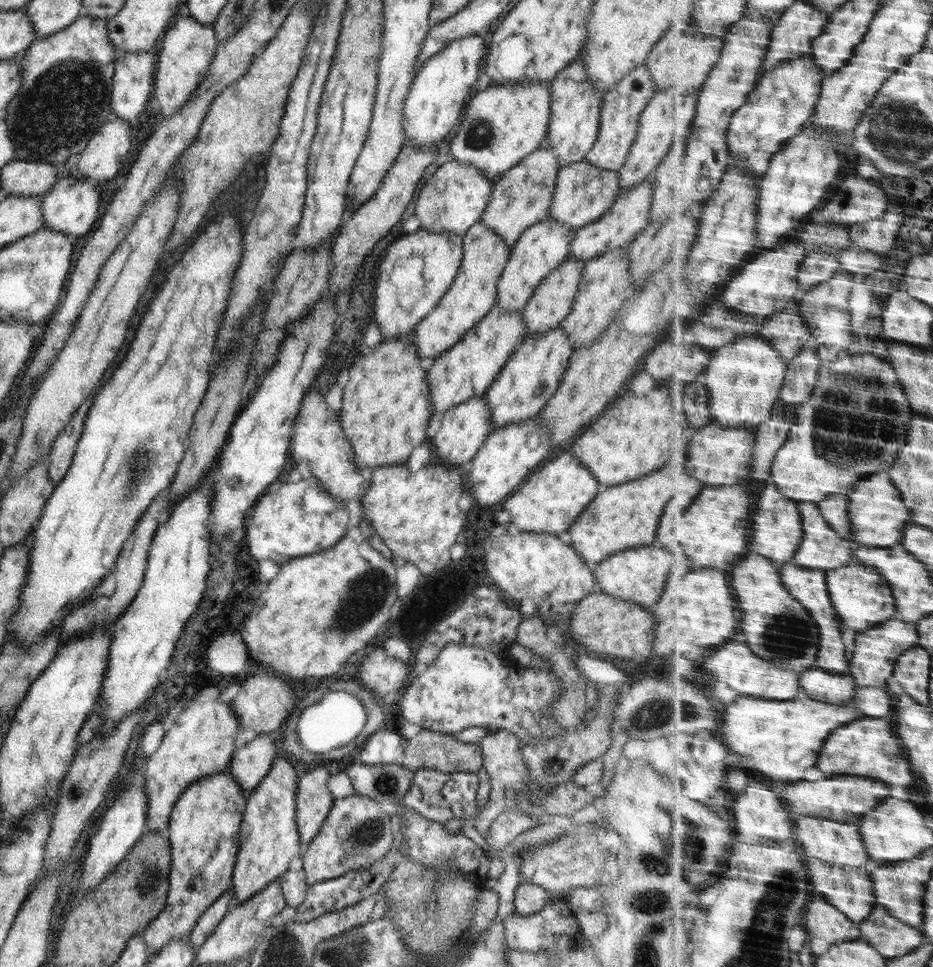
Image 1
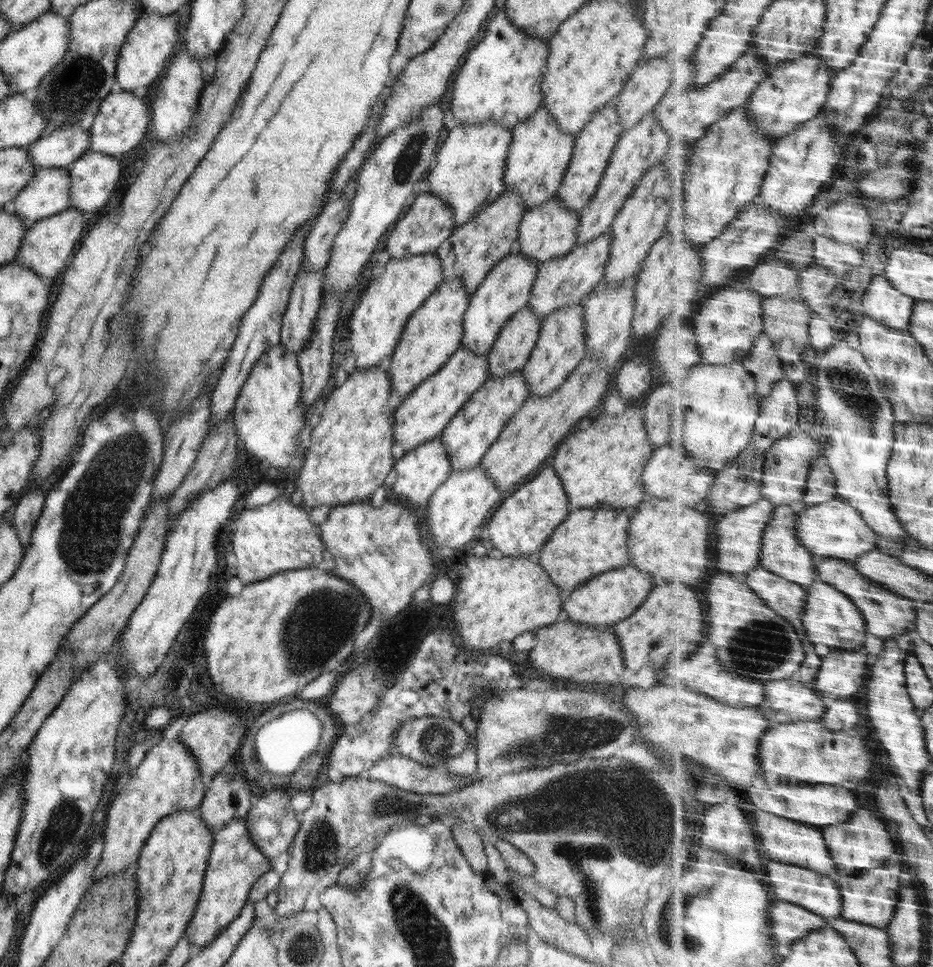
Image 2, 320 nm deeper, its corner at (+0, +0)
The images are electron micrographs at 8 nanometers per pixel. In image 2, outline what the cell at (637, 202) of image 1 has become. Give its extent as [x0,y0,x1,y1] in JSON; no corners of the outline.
[527,232,611,320]

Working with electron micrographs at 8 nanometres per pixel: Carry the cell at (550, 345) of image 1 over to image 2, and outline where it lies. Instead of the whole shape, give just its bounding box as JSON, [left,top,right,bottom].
[441,370,530,472]

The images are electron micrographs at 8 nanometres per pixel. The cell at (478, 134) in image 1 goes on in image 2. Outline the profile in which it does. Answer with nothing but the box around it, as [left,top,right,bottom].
[423,123,512,228]

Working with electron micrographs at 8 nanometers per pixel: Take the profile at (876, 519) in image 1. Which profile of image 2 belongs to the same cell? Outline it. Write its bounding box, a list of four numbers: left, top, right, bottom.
[798,498,878,565]

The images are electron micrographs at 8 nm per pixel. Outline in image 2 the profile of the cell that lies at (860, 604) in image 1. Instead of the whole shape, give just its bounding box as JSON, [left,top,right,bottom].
[803,580,869,652]

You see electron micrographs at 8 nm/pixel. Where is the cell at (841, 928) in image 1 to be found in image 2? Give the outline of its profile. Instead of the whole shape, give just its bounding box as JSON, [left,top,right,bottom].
[772,902,831,944]

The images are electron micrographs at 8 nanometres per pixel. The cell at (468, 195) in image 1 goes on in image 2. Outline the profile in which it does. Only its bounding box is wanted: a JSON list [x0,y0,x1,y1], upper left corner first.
[386,186,454,260]

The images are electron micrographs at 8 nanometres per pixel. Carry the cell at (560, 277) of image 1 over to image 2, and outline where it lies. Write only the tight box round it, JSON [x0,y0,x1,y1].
[487,306,542,377]

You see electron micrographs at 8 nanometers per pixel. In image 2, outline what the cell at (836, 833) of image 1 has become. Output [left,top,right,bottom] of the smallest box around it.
[755,809,842,879]

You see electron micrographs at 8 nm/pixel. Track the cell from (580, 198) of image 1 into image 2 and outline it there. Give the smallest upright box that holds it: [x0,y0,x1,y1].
[516,196,579,265]

